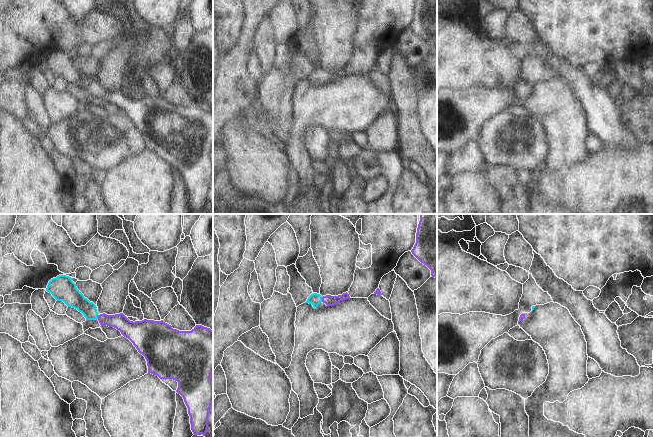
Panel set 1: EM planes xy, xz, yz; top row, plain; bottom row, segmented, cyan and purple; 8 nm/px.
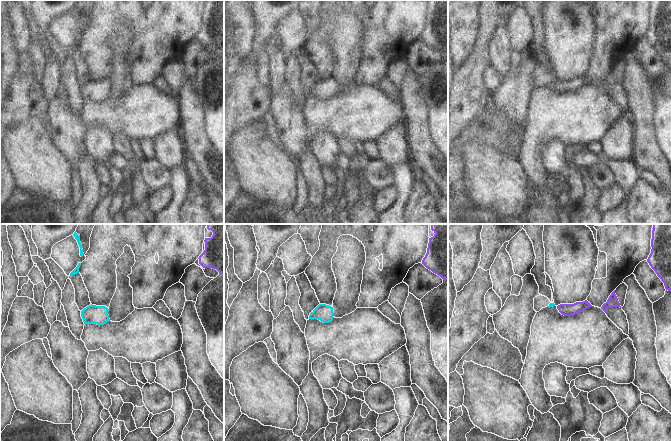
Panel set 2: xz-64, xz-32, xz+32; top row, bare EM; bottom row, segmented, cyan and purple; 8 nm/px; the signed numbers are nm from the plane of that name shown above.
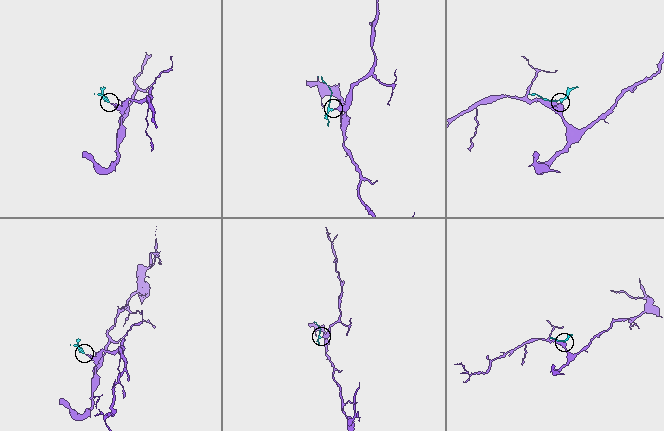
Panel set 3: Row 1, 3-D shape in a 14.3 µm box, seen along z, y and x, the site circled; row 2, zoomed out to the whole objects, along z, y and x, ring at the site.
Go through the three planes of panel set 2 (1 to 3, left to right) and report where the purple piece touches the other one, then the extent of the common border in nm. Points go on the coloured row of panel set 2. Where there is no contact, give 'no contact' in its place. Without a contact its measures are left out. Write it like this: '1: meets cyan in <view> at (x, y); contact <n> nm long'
1: no contact
2: no contact
3: no contact

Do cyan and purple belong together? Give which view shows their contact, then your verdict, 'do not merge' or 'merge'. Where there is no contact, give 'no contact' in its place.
contact in xz; merge

